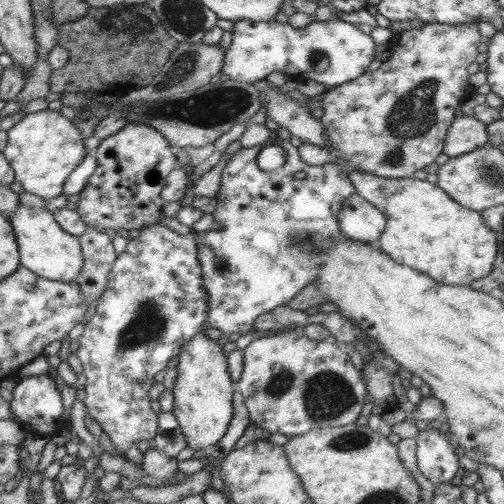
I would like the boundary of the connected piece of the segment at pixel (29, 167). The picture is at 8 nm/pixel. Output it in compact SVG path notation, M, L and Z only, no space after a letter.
M44 109L25 114L7 132L6 146L1 150L10 163L16 182L22 184L25 193L36 195L44 200L62 196L64 183L69 174L79 164L89 162L84 148L82 134L74 121L64 117L61 112Z

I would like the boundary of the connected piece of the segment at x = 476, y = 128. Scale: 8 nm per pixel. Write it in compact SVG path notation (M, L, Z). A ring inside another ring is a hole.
M462 115L454 117L443 146L449 157L466 154L489 144L487 126L476 117Z

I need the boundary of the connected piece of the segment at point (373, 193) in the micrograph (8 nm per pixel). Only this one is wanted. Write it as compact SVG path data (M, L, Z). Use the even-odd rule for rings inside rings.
M353 170L349 178L356 194L386 216L386 230L377 242L392 260L447 285L470 286L491 273L498 241L496 233L484 225L480 211L466 209L427 180L388 179L361 170Z

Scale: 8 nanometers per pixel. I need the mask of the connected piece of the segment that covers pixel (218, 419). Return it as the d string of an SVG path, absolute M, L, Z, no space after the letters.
M204 332L186 342L178 354L176 382L173 388L172 414L177 418L187 446L194 450L209 450L226 434L233 417L234 382L228 373L227 356L222 347L224 339L214 341Z

